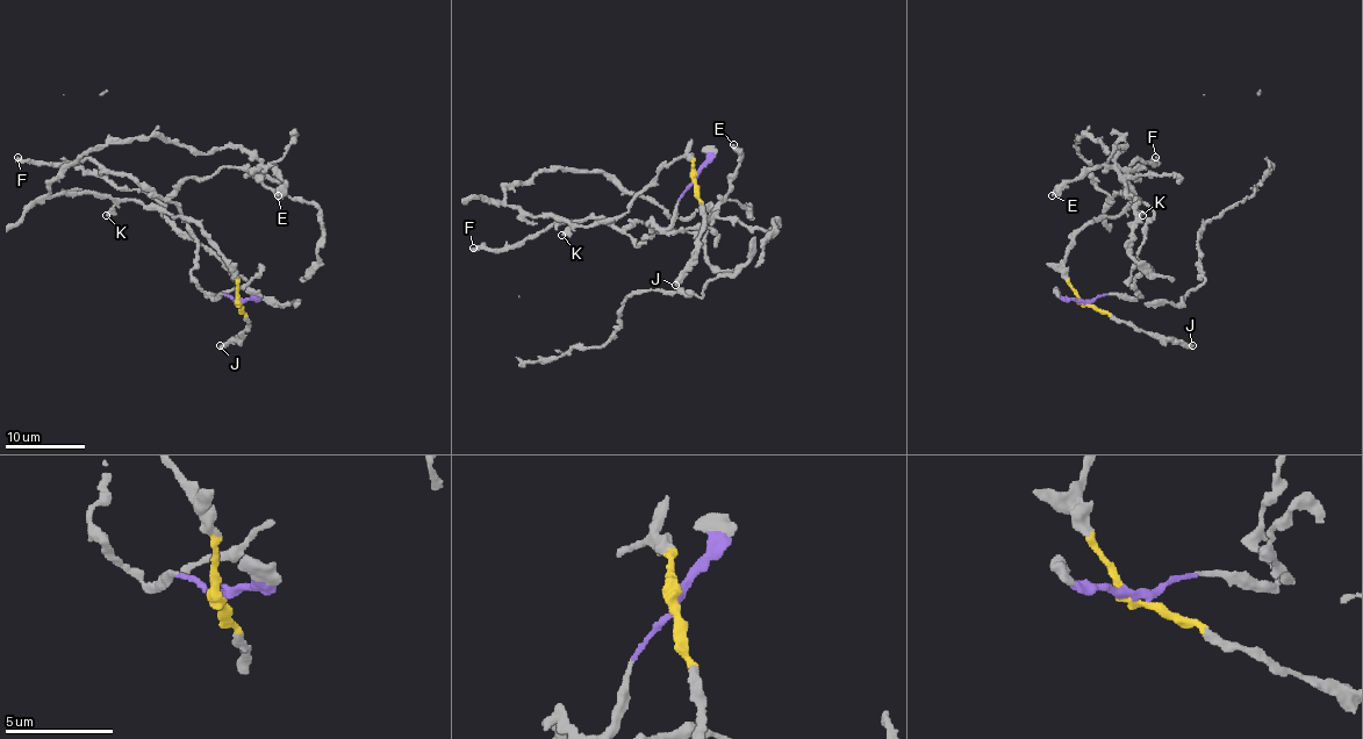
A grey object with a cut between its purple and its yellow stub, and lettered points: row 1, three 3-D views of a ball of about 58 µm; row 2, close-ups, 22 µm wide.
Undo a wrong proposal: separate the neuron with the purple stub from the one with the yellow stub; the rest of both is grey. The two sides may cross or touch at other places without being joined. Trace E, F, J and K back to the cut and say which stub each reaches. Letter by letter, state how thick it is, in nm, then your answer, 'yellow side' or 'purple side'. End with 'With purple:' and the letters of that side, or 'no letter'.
E: 380 nm thick; purple side
F: 360 nm thick; purple side
J: 460 nm thick; yellow side
K: 400 nm thick; yellow side
With purple: E, F

